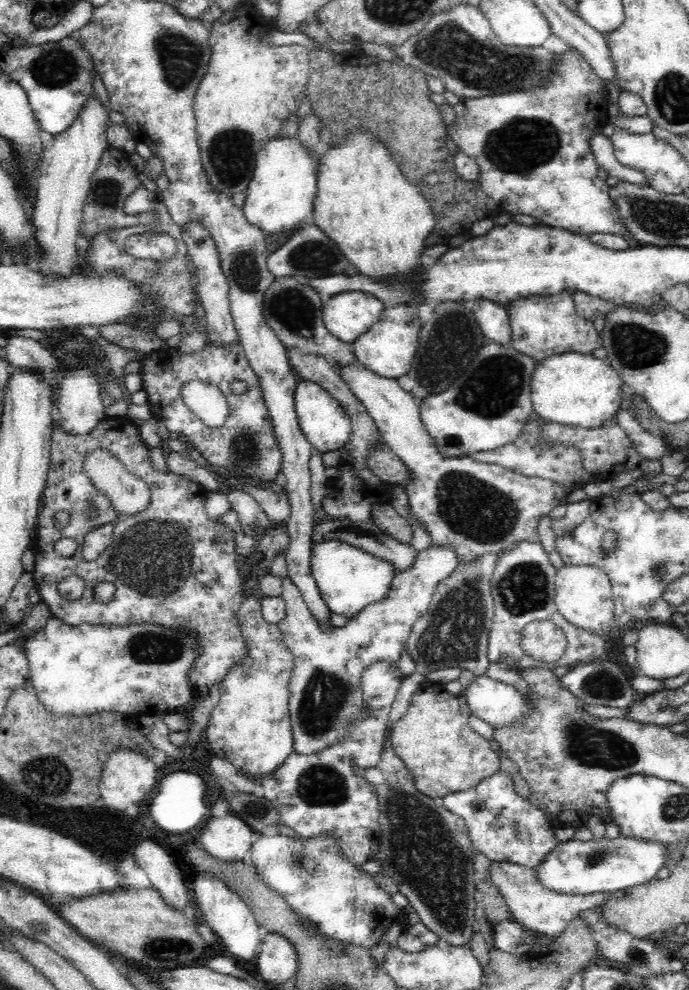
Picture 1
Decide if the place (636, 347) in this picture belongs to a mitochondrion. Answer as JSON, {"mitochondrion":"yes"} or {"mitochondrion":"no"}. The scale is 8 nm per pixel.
{"mitochondrion":"yes"}

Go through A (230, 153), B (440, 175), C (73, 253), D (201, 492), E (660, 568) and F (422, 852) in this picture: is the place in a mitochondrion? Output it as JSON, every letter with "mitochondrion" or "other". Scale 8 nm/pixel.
{"A":"mitochondrion","B":"mitochondrion","C":"other","D":"other","E":"mitochondrion","F":"mitochondrion"}

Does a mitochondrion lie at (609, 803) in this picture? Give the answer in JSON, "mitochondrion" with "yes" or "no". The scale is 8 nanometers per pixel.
{"mitochondrion":"no"}

